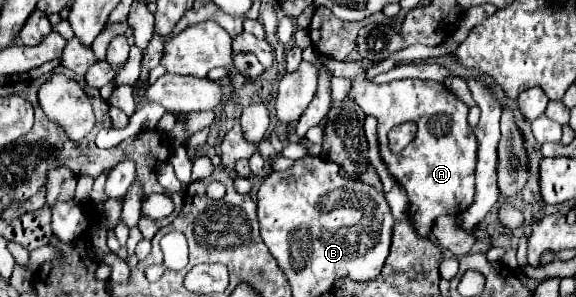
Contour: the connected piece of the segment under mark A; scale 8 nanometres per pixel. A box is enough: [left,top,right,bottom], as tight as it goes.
[321,57,477,237]

